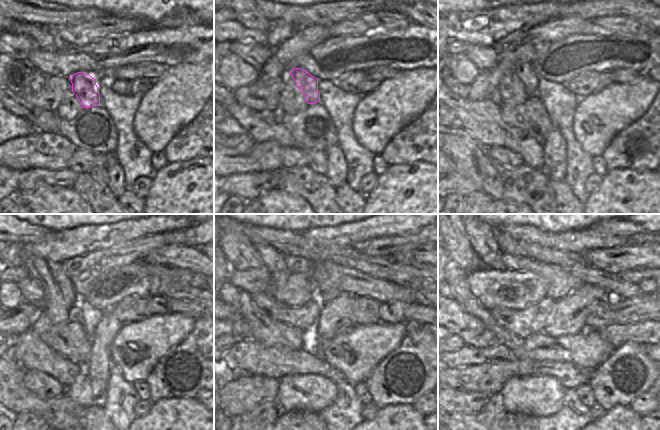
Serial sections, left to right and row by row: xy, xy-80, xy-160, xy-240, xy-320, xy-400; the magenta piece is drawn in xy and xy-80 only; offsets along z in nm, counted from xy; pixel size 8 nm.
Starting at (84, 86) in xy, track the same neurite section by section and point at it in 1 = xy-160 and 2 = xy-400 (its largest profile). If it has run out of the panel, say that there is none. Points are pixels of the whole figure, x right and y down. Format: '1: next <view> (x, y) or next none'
1: next xy-160 (524, 71)
2: next xy-400 (480, 234)

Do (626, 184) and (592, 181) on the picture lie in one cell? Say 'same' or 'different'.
different

